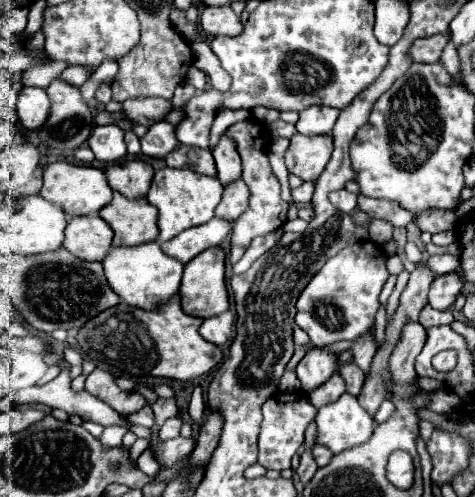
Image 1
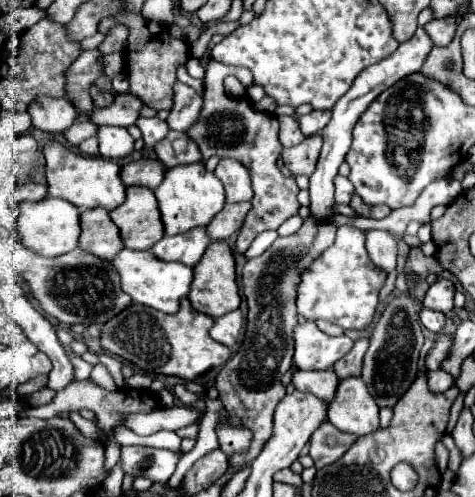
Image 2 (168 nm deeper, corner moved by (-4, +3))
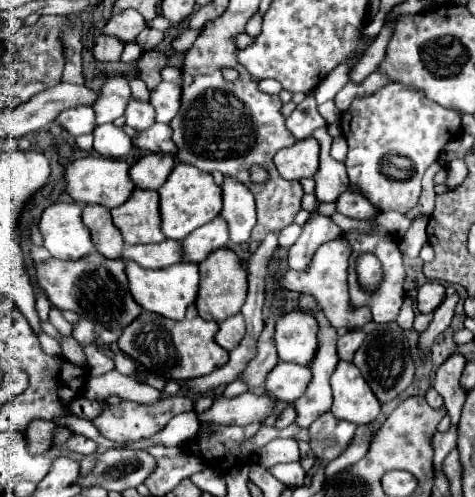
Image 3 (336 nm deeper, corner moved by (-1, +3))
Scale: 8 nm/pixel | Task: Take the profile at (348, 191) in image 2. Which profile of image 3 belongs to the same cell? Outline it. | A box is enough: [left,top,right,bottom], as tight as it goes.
[315,129,349,203]

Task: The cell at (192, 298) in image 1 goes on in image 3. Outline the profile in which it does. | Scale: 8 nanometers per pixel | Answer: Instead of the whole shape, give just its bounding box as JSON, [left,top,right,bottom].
[195,247,247,323]

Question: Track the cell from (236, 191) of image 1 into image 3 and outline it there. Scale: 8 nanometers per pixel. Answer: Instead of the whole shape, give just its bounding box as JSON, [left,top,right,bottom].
[181,215,229,263]

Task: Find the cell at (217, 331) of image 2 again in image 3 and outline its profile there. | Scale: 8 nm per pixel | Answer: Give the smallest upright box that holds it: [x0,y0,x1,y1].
[215,313,245,351]

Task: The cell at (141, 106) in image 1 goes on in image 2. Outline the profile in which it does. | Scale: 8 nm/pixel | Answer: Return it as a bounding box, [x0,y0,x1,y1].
[88,93,142,127]

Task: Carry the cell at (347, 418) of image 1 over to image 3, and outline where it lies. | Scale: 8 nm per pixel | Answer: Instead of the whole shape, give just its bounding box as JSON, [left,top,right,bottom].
[331,361,381,425]

